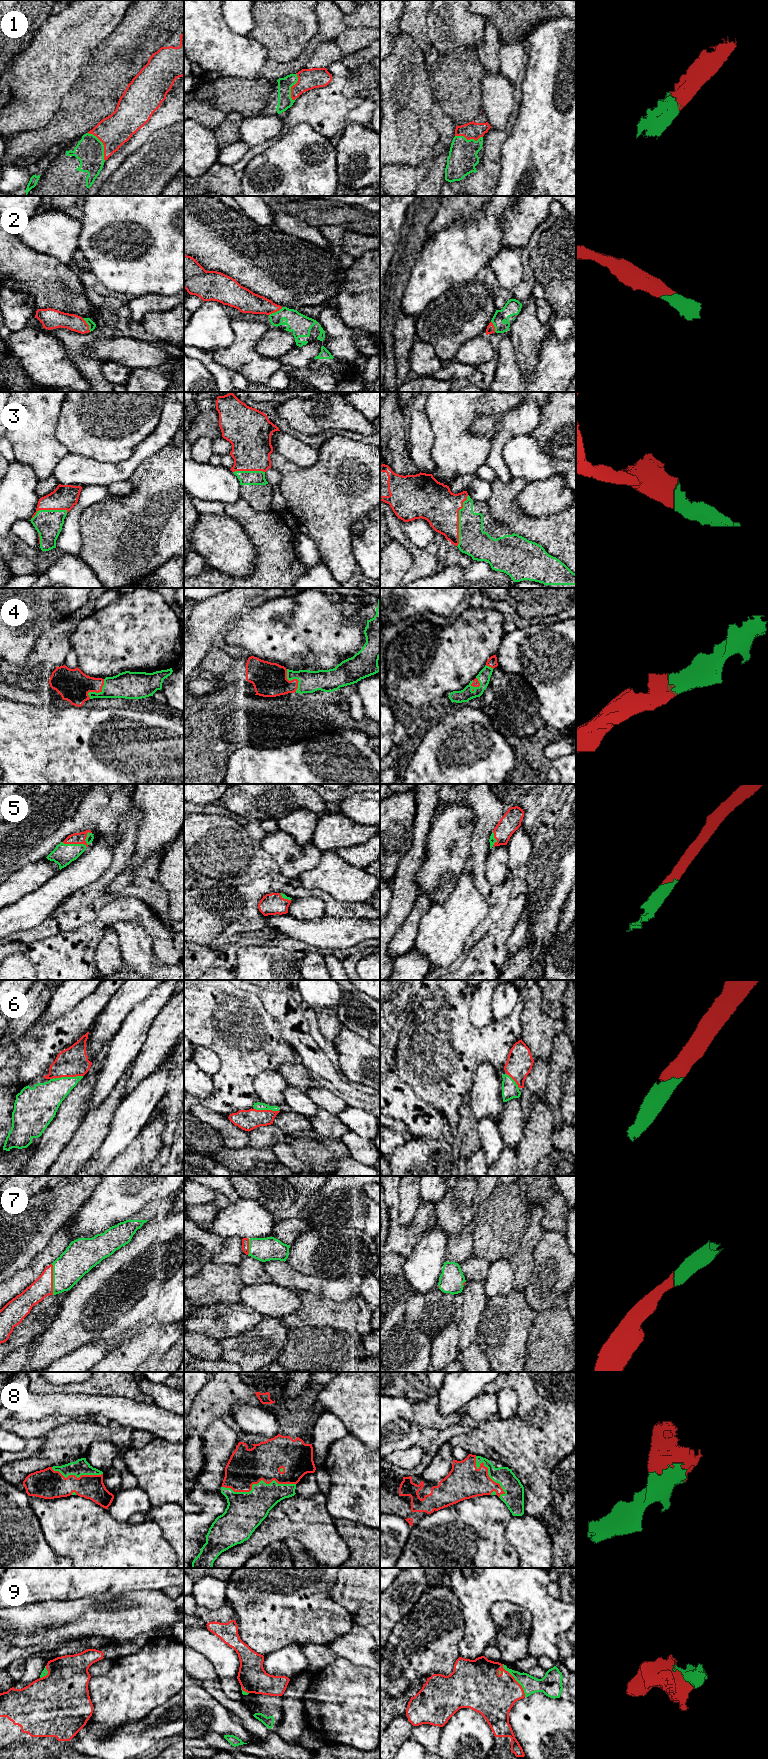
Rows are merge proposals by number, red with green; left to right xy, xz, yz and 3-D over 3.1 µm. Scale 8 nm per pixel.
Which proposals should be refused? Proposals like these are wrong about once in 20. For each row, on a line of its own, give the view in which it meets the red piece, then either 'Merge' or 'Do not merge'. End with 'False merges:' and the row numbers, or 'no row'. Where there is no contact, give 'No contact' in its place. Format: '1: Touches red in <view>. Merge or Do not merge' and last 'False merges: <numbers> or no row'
1: Touches red in xy. Merge
2: Touches red in xz. Merge
3: Touches red in yz. Merge
4: Touches red in xy. Merge
5: Touches red in xy. Merge
6: Touches red in xy. Merge
7: Touches red in xy. Merge
8: Touches red in xz. Merge
9: Touches red in yz. Merge
False merges: no row

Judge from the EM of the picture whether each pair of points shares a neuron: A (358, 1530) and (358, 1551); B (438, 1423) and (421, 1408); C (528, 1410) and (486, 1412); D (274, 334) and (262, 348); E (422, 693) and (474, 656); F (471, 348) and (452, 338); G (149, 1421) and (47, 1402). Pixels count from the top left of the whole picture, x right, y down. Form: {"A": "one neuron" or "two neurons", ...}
{"A": "one neuron", "B": "one neuron", "C": "two neurons", "D": "one neuron", "E": "one neuron", "F": "two neurons", "G": "one neuron"}

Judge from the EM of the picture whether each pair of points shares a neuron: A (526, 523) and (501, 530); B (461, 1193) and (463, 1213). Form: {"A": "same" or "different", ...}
{"A": "different", "B": "same"}

